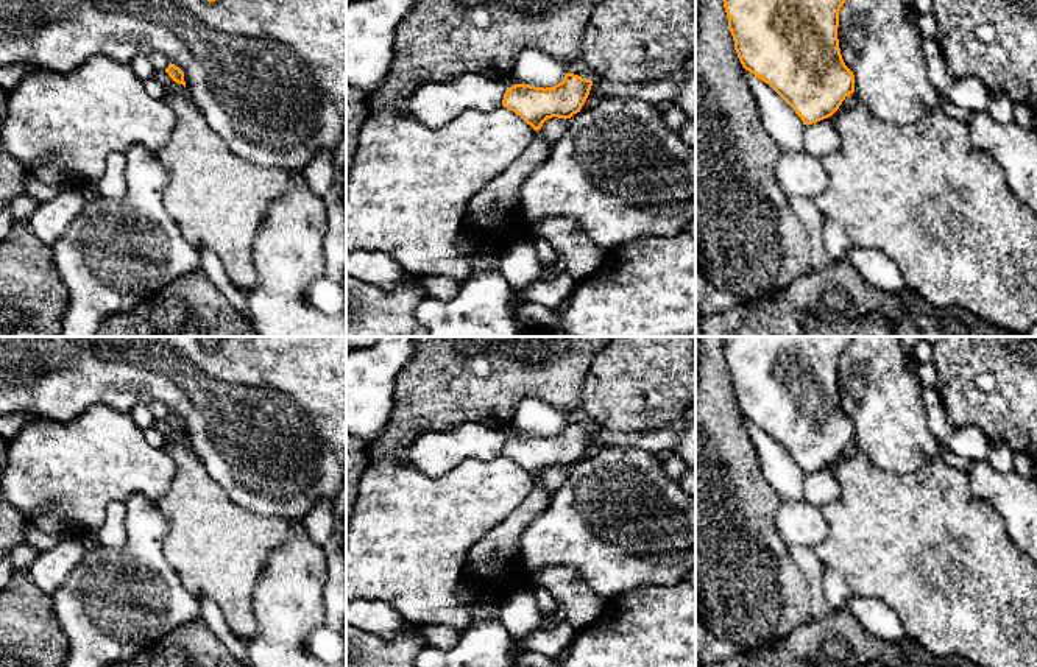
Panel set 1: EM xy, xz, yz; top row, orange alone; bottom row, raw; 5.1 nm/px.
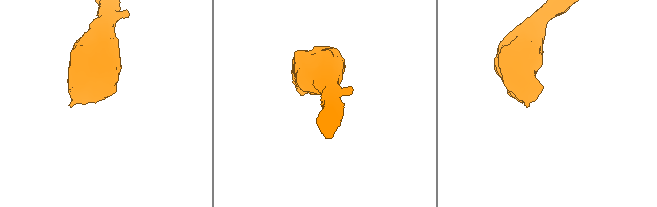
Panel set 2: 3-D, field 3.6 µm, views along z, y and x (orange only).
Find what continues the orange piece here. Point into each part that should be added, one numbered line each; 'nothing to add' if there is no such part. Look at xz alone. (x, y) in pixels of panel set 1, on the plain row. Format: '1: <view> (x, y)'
nothing to add

